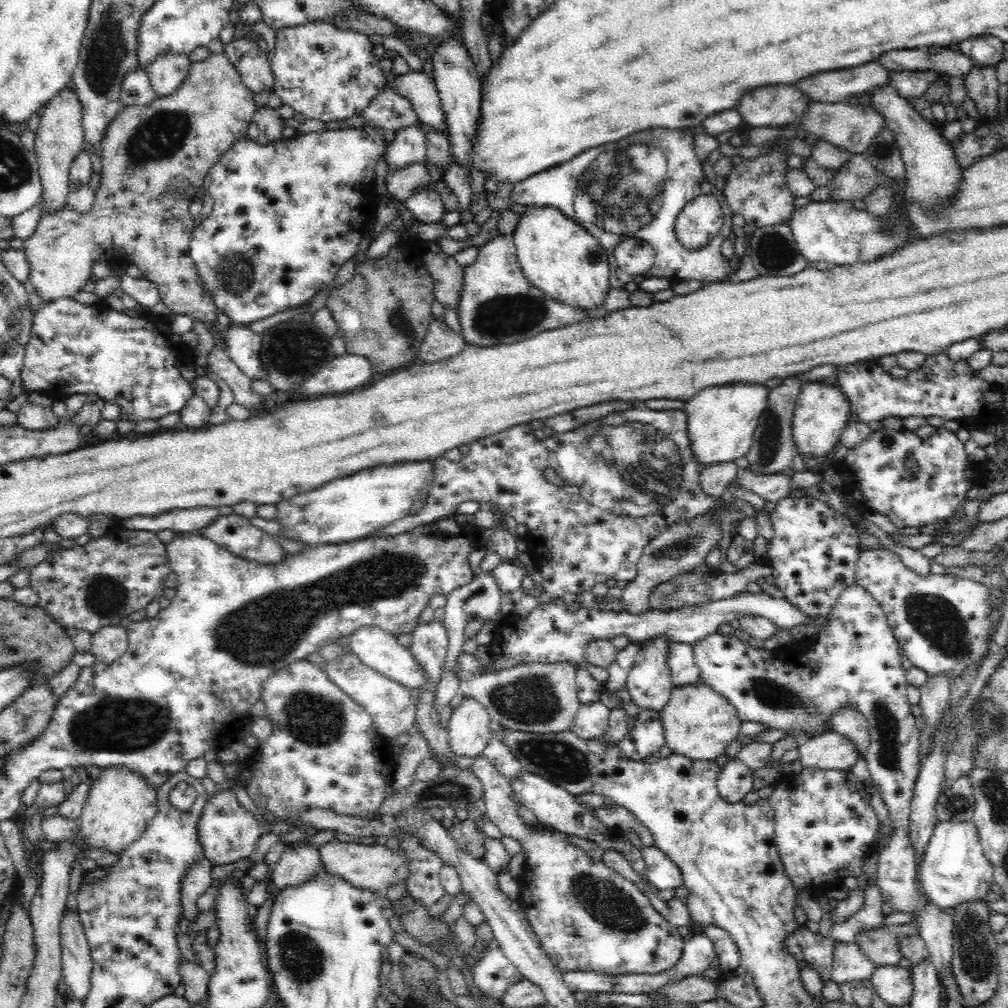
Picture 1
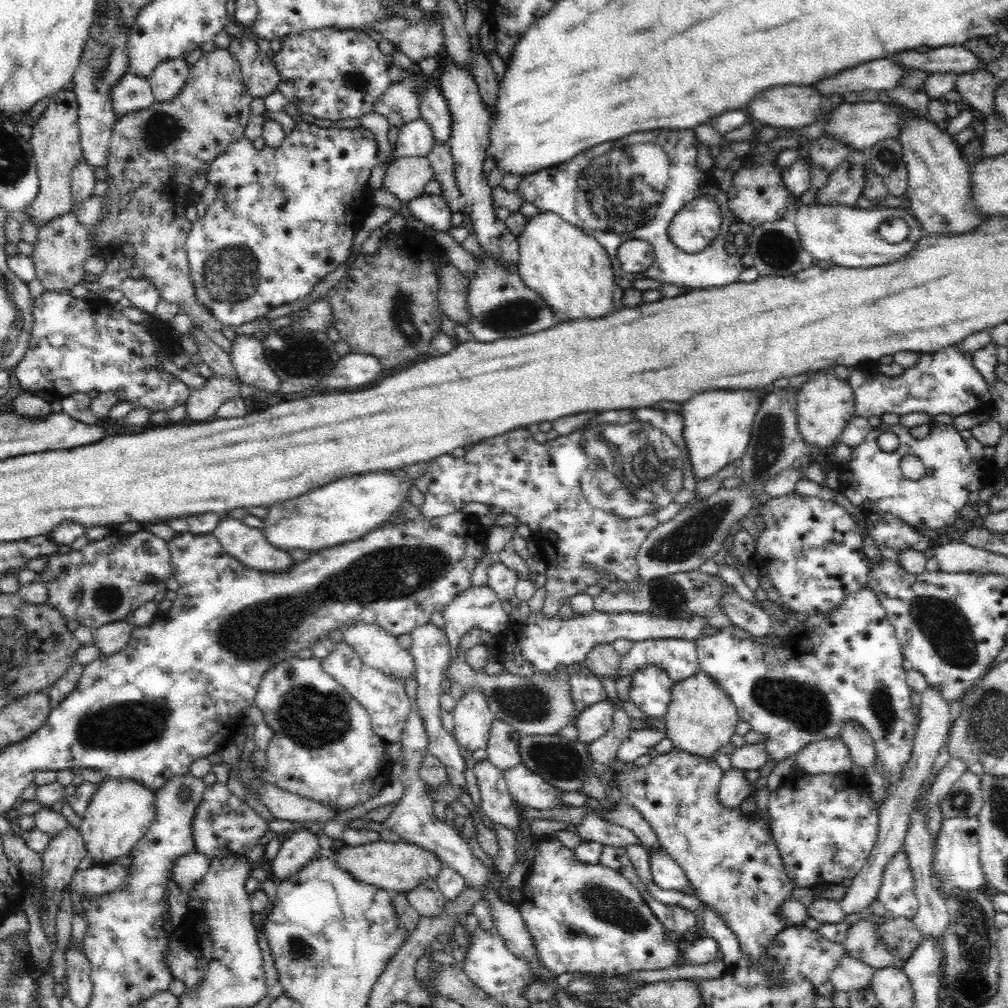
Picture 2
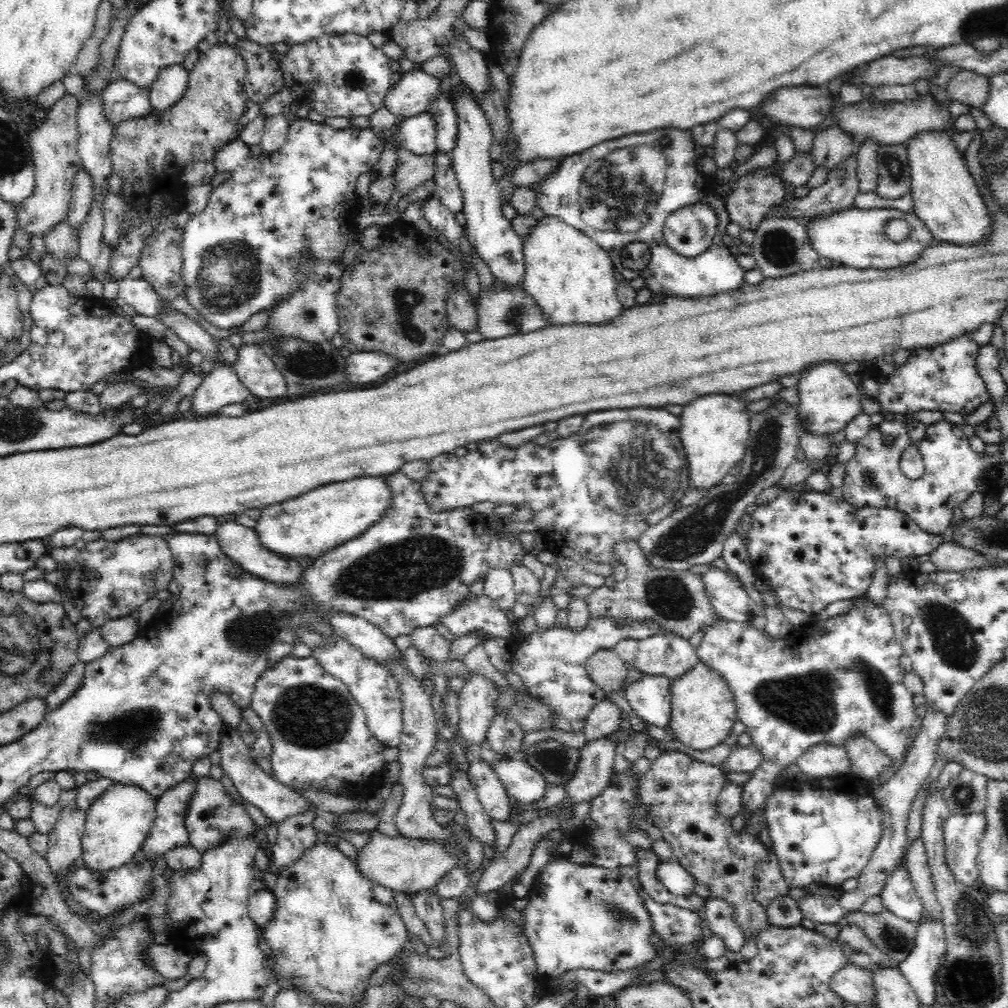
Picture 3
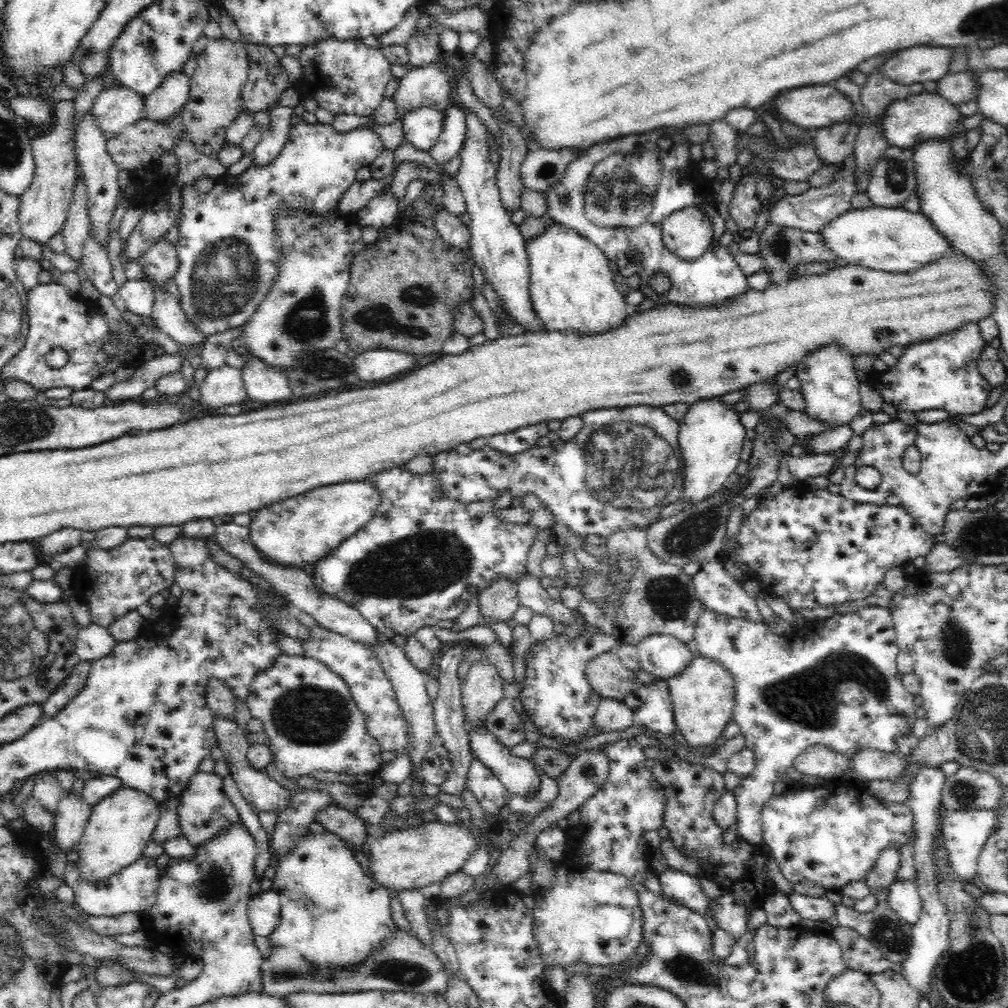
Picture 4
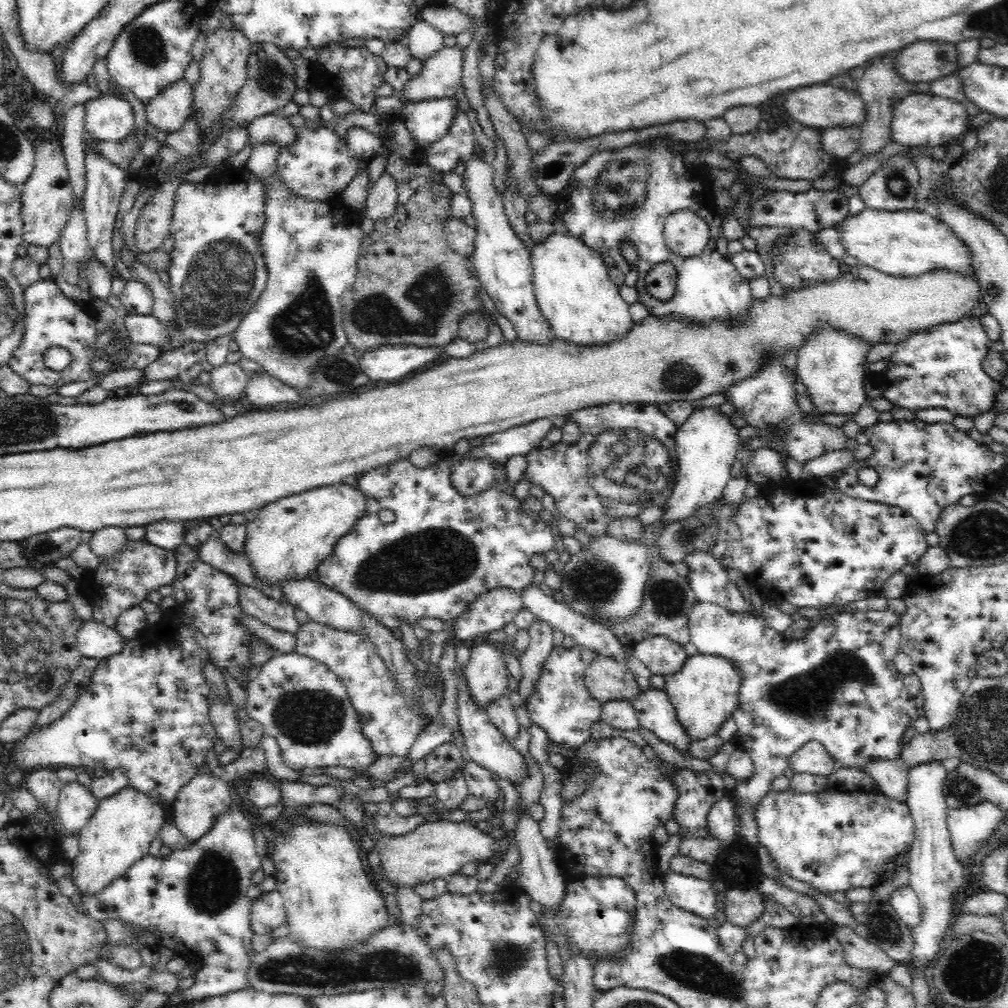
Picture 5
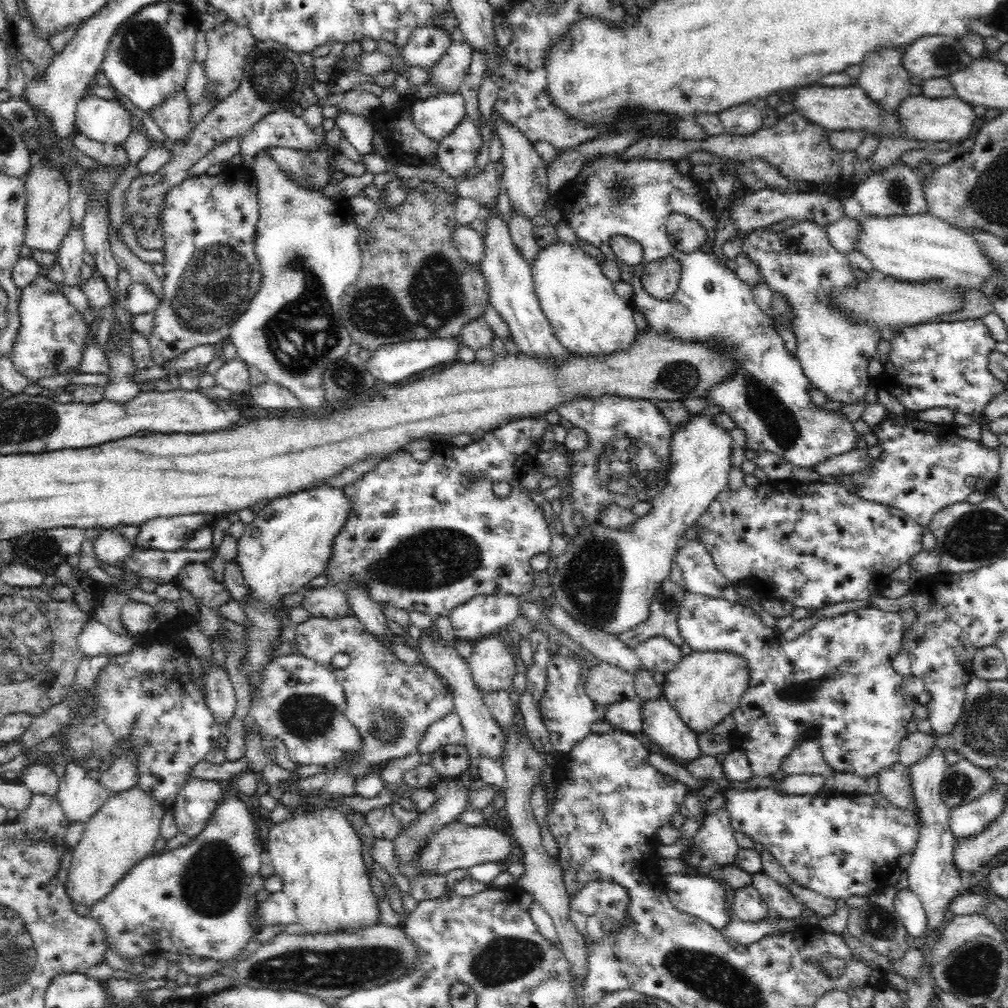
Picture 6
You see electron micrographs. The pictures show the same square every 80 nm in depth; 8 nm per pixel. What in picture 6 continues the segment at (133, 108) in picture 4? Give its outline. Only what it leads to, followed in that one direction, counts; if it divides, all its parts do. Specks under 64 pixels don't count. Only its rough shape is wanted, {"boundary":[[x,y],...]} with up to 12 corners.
{"boundary":[[90,95],[75,113],[94,142],[123,144],[132,115],[119,101]]}

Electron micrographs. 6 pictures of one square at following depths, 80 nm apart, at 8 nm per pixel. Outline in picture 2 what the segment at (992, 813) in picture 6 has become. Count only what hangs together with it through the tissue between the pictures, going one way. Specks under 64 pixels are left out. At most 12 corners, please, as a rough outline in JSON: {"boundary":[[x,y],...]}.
{"boundary":[[949,818],[934,838],[930,877],[947,901],[984,892],[978,819]]}

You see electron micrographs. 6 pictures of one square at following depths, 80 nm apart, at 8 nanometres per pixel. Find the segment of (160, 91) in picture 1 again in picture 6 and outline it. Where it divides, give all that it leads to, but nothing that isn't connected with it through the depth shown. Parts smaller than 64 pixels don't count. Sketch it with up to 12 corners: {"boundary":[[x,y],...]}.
{"boundary":[[184,88],[149,115],[178,145],[191,132]]}

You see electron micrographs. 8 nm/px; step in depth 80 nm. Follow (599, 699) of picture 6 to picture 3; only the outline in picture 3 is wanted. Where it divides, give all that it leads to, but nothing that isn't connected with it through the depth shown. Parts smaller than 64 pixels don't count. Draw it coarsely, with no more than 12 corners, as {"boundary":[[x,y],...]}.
{"boundary":[[613,649],[585,663],[604,692],[620,691],[628,666]]}

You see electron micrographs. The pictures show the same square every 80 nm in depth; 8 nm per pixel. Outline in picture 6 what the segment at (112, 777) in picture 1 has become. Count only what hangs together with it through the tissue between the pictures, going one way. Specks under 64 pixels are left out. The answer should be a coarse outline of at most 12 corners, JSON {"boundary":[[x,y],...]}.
{"boundary":[[137,786],[84,824],[65,886],[92,906],[153,853],[166,808]]}

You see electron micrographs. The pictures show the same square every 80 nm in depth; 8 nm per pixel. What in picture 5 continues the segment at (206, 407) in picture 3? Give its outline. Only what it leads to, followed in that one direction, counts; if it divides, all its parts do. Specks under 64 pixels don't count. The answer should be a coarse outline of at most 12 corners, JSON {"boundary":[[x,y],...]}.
{"boundary":[[236,363],[213,368],[206,385],[214,399],[232,404],[248,377]]}

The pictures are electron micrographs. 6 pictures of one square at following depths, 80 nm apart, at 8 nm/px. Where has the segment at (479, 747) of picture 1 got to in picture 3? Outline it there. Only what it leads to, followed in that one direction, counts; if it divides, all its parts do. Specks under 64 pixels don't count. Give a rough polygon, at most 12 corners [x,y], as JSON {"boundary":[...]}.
{"boundary":[[472,673],[458,696],[456,728],[466,746],[487,738],[496,688]]}

